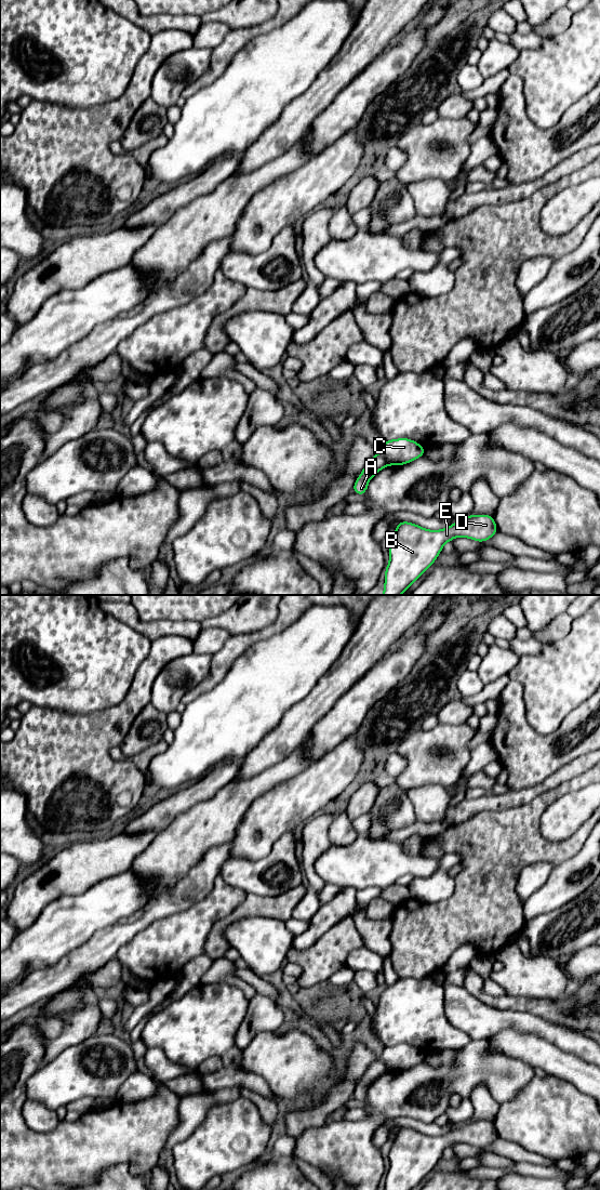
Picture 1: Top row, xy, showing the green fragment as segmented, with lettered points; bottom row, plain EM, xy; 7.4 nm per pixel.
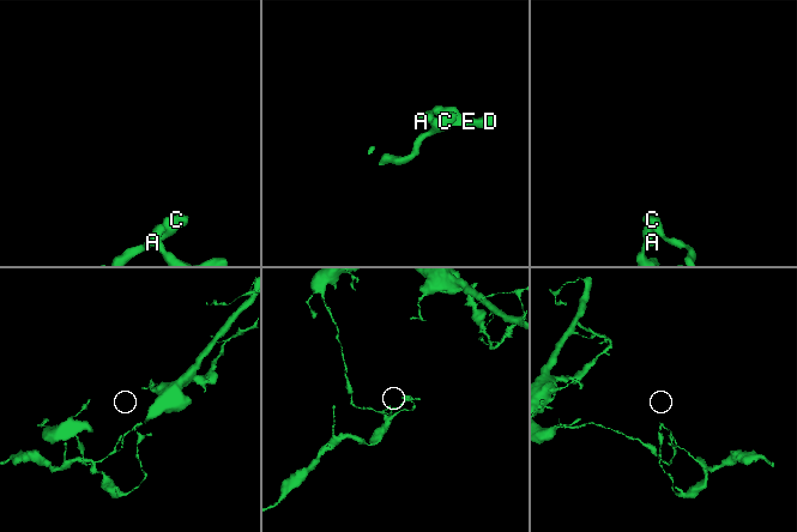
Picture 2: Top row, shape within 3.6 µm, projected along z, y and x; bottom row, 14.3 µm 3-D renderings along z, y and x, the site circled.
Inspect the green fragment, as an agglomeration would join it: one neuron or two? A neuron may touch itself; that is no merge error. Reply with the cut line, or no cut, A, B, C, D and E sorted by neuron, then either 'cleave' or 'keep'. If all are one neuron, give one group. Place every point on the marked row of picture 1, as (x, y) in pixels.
cut in xy along (380, 452), (387, 464); A B D E / C; cleave

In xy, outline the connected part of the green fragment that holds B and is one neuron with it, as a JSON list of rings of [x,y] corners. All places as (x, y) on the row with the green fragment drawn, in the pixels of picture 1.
[[[469,515],[450,527],[437,531],[422,528],[408,521],[398,523],[396,532],[391,536],[389,546],[390,560],[385,571],[383,595],[400,595],[405,592],[436,560],[444,543],[456,537],[466,537],[484,542],[497,532],[494,517],[490,515]]]

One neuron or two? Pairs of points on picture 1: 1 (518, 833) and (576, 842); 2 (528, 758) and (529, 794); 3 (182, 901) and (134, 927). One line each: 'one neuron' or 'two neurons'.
1: one neuron
2: two neurons
3: one neuron

